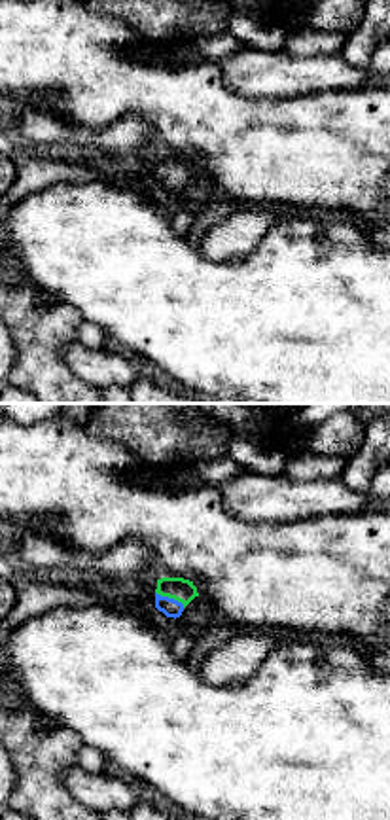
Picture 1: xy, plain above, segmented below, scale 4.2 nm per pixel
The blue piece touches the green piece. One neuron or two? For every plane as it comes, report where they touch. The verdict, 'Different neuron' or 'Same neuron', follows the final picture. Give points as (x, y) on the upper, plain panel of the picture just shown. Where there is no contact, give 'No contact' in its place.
Touches blue at (171, 175)

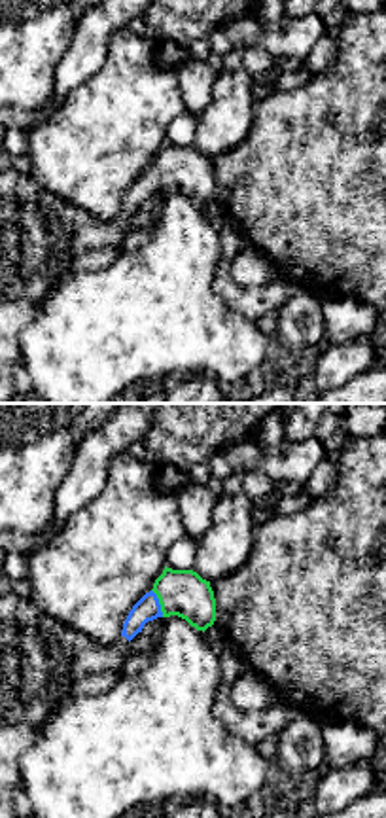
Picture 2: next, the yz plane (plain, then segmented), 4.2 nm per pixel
Touches blue at (157, 178)

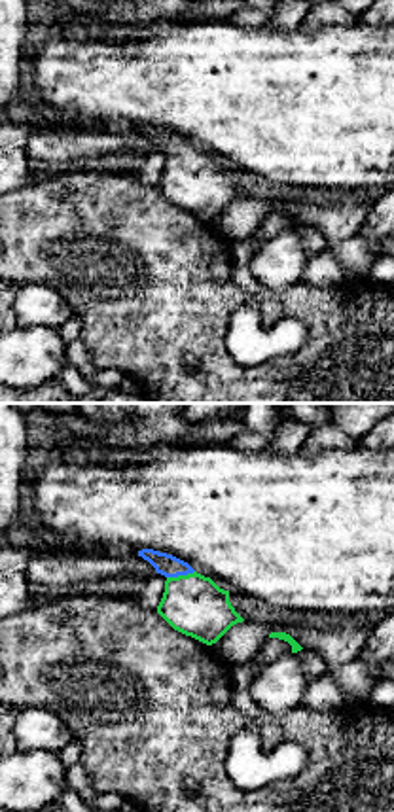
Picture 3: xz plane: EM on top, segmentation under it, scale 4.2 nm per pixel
Touches blue at (180, 150)

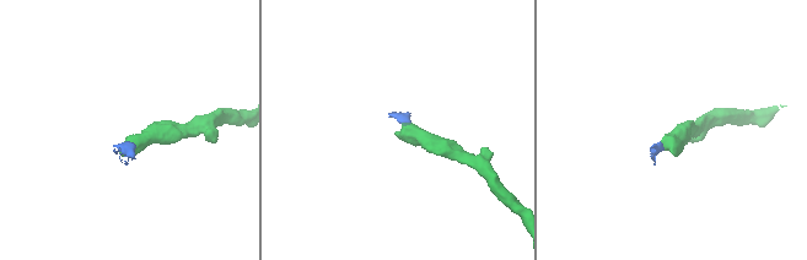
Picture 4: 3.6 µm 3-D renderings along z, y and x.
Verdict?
Same neuron

